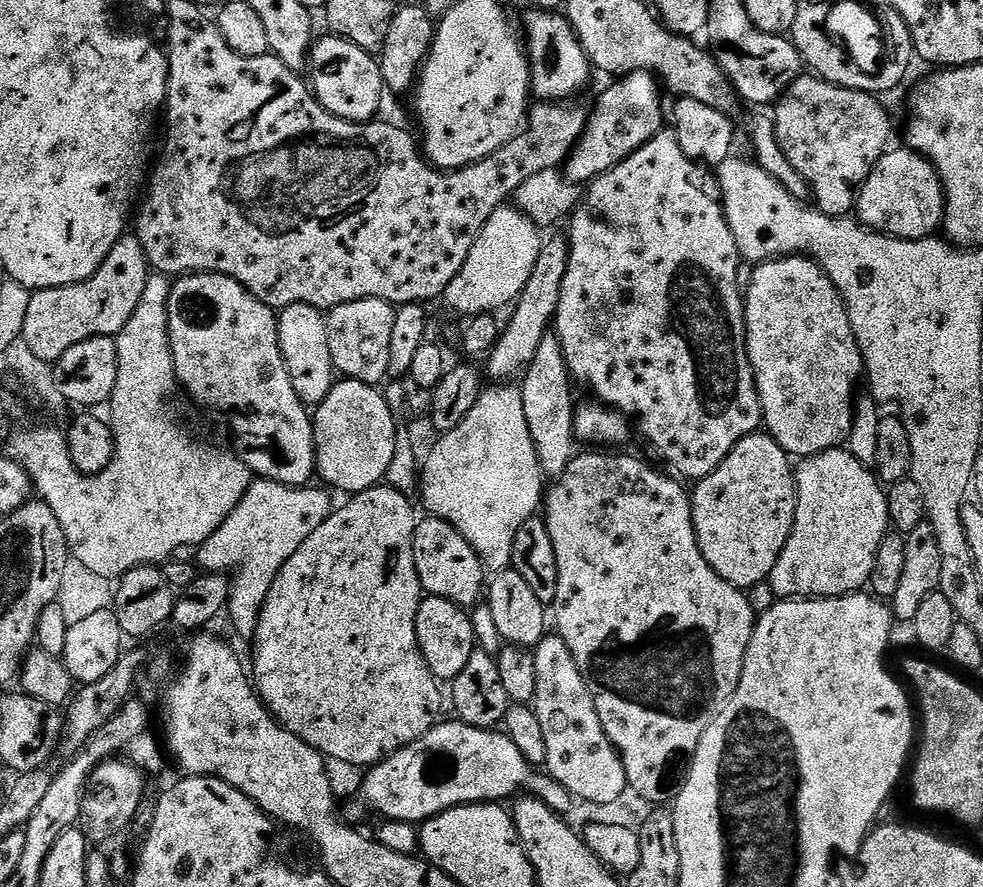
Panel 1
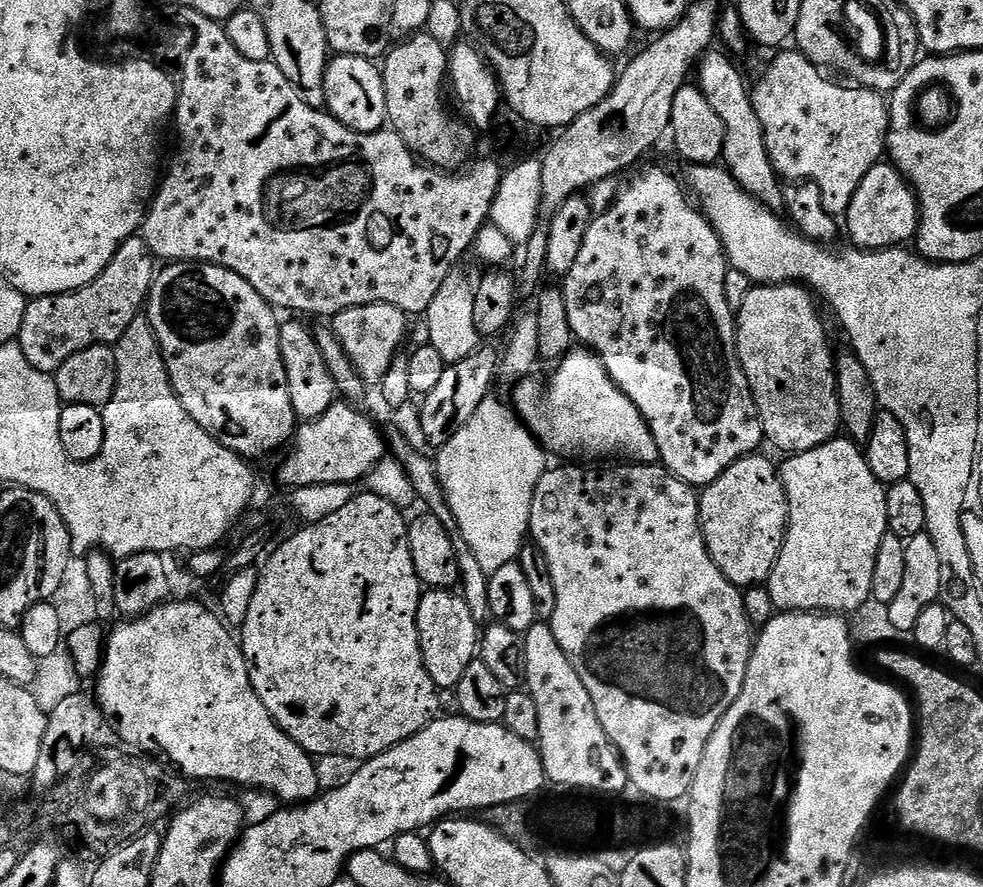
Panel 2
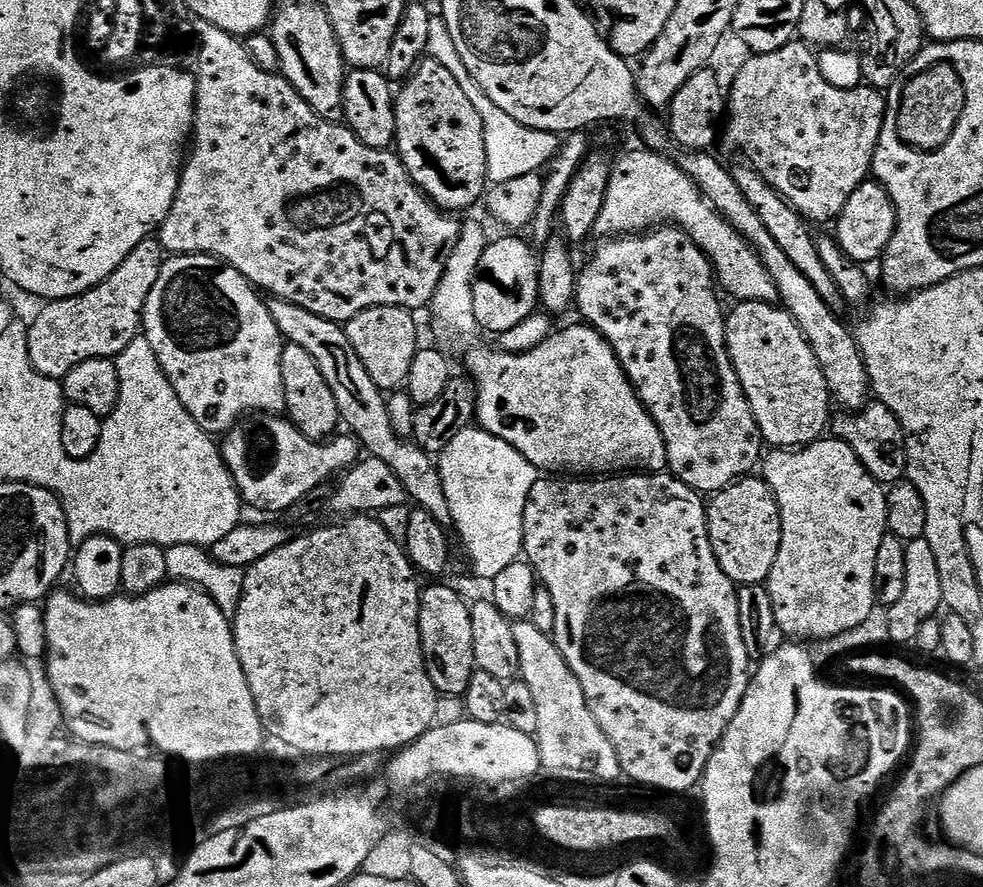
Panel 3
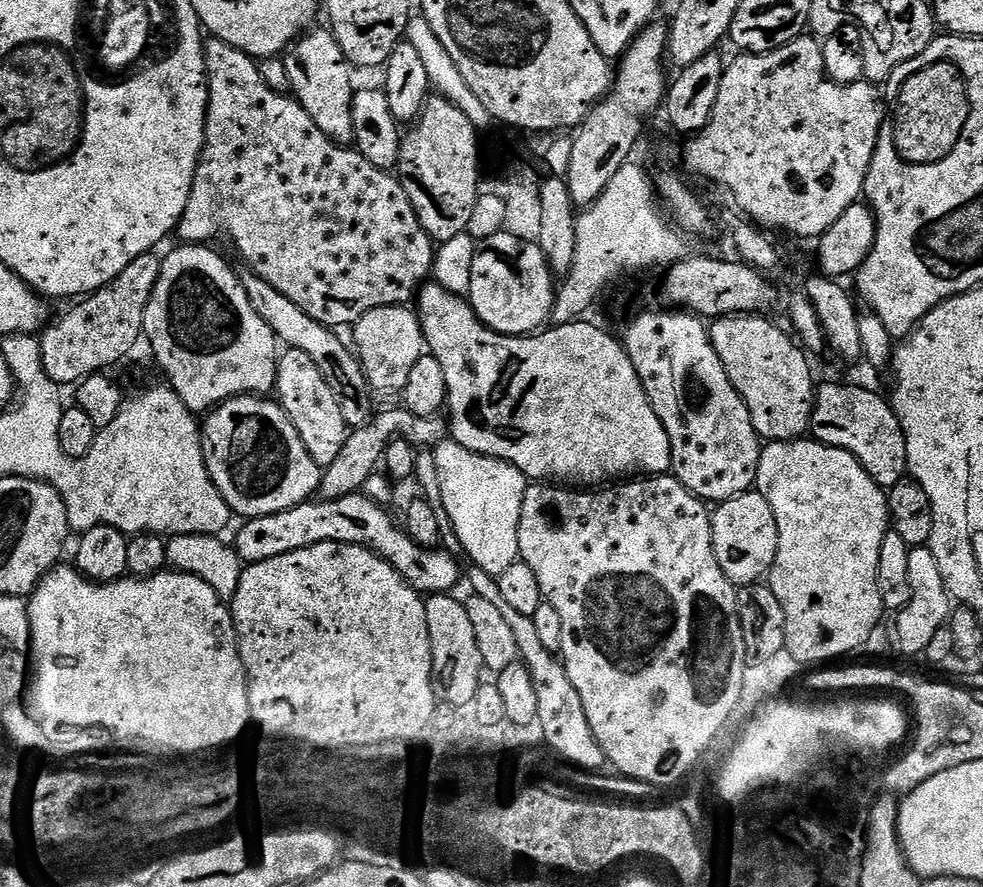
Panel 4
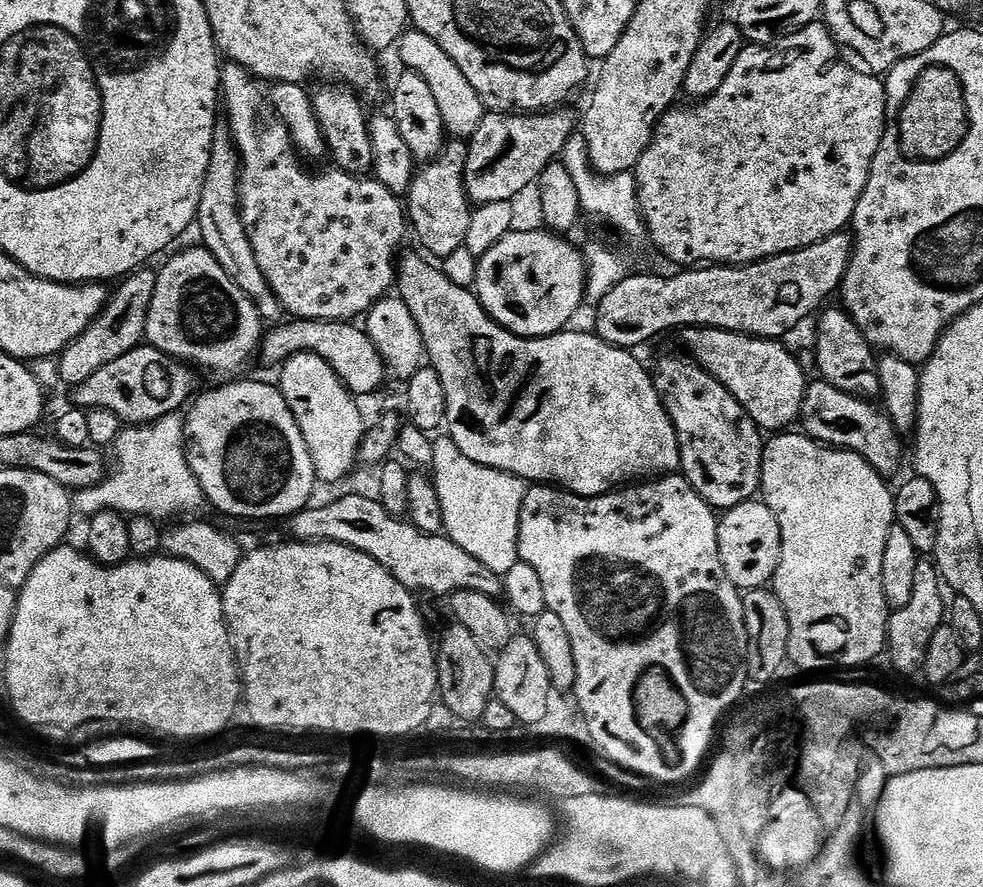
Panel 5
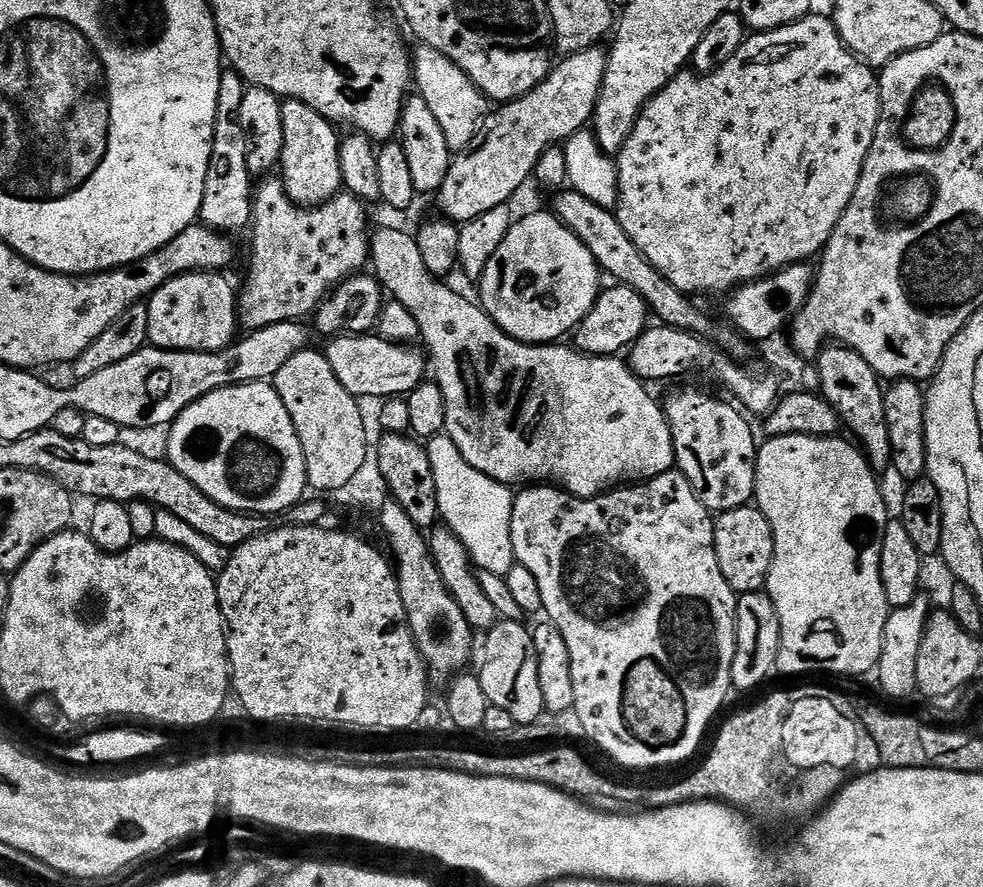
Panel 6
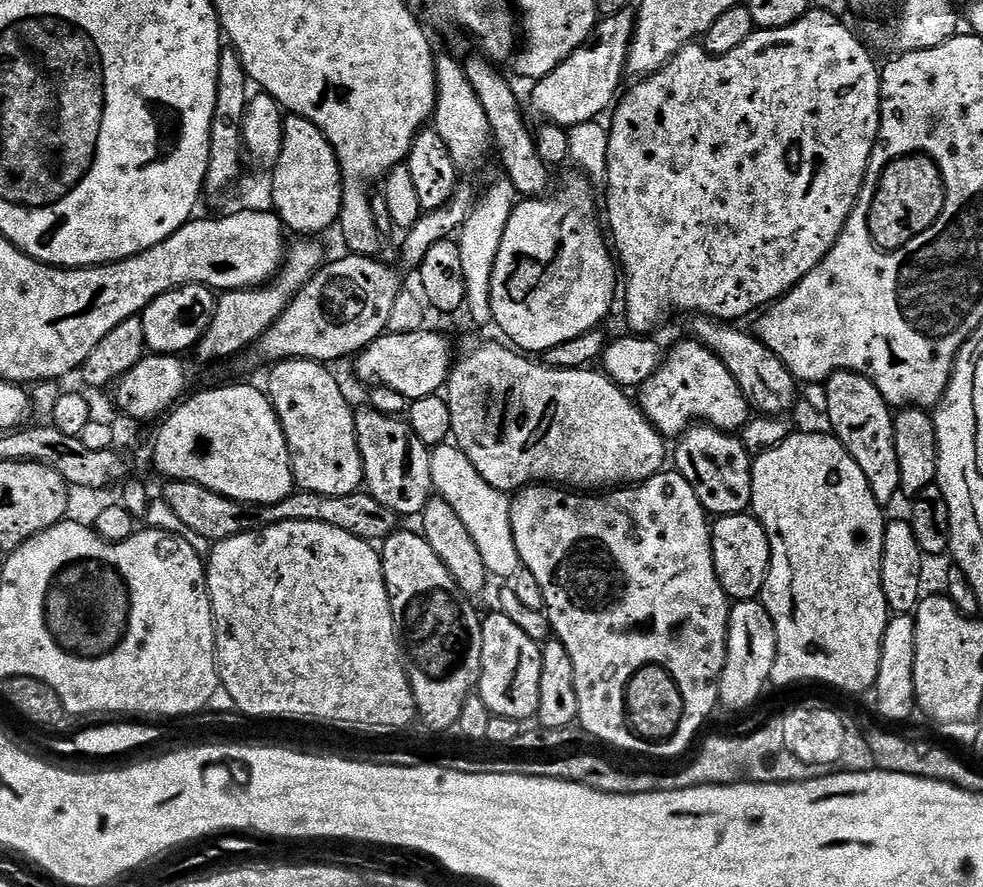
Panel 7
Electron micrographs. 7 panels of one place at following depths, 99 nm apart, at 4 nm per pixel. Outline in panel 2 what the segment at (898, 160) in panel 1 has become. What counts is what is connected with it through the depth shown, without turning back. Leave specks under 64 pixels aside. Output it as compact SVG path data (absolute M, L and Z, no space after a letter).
M891 162L875 164L862 178L846 213L846 236L855 247L865 252L880 252L883 248L907 245L920 224L920 204L911 184Z

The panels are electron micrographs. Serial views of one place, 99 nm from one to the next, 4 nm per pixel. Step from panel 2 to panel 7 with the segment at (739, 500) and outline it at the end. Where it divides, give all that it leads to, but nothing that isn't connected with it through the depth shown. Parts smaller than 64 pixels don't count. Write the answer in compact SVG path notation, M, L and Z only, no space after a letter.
M742 512L733 516L719 517L711 525L711 530L714 570L729 601L757 599L766 582L772 553L770 542L766 538L766 530L755 516Z

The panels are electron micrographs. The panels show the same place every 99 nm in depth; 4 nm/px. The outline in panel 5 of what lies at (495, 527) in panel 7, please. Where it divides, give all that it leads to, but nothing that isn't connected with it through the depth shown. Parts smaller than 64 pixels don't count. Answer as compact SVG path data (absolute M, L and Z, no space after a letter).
M451 438L443 439L437 439L434 443L430 476L442 506L444 532L458 546L462 546L466 554L474 554L482 566L490 566L490 570L502 574L520 559L518 530L525 481L511 476L509 472L499 472L466 458Z

